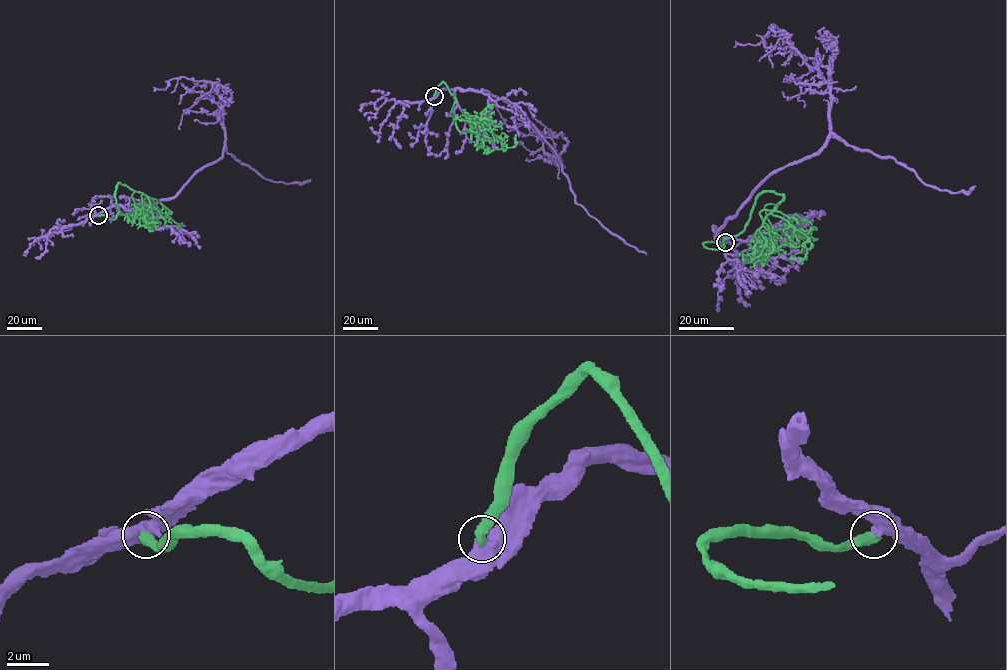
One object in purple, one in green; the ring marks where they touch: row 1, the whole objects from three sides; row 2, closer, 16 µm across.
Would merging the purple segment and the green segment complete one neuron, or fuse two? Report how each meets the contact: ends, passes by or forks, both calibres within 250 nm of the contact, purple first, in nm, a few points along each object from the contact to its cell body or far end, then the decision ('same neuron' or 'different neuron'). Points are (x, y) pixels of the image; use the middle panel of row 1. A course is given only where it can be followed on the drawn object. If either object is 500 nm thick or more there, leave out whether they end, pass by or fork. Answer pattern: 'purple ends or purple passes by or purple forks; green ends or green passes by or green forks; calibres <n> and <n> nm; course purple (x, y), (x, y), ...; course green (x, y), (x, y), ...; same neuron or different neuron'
calibres 650 and 480 nm; course purple (434, 95), (486, 90), (509, 102), (560, 162), (567, 142), (560, 135), (524, 123), (512, 128), (490, 101); course green (434, 95), (443, 82), (454, 95), (451, 115), (461, 132), (485, 125), (504, 150), (515, 146), (515, 134); different neuron

